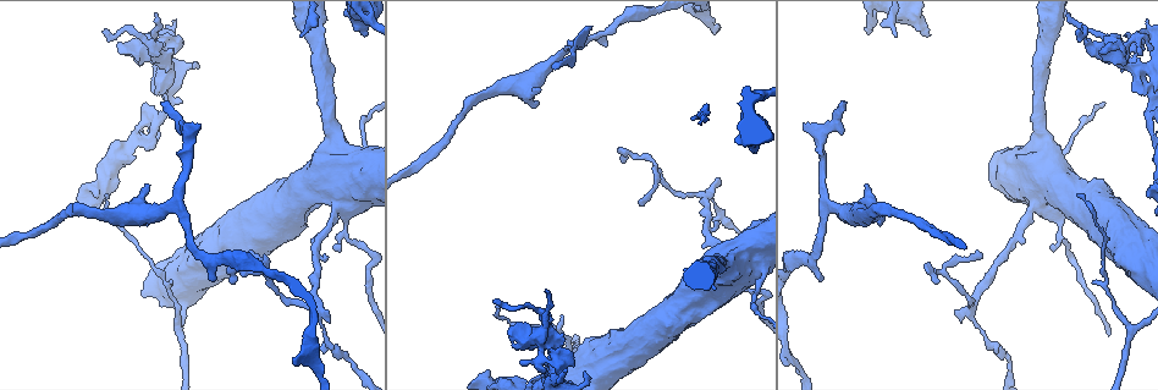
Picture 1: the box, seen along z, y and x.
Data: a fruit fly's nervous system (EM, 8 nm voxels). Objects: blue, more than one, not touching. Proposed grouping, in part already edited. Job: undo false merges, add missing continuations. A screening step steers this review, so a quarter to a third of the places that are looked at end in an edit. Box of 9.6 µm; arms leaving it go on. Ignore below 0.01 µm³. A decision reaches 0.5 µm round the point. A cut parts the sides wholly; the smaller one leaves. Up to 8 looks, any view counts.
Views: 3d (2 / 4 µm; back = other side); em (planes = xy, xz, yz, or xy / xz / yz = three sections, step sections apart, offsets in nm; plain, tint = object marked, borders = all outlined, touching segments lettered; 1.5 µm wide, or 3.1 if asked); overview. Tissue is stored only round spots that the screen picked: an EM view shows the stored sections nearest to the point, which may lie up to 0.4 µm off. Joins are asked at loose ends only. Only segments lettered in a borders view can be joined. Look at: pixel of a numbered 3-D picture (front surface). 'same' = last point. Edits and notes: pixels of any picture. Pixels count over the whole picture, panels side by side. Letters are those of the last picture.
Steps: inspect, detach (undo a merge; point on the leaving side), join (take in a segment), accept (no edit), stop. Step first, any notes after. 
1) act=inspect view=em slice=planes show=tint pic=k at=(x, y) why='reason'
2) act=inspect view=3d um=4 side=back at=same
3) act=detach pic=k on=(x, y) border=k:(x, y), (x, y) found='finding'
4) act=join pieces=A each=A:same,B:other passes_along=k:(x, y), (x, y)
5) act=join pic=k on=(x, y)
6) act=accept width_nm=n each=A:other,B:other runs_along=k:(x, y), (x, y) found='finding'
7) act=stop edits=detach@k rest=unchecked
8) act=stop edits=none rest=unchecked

act=inspect view=em slice=xy step=8 show=tint pic=1 at=(359, 25) why='sudden change in width'

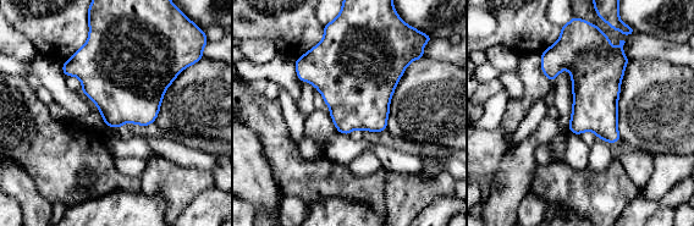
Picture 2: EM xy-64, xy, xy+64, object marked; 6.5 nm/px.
act=inspect view=em slice=xy step=8 show=borders at=same why='what lies round it'

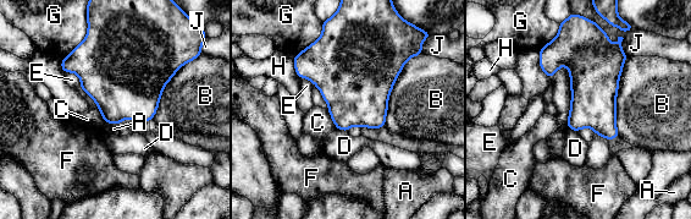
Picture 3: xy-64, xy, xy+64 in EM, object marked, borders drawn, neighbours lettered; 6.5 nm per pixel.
act=accept longest_contact=B:550nm each=A:other,B:other,C:other,D:other,E:other,F:other,G:other,H:other,J:other border=3:(562, 64), (569, 74), (570, 129) found='continuous, no second cell'

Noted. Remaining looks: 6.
act=inspect view=3d um=2 pic=1 at=(1012, 371) why='narrows sharply'

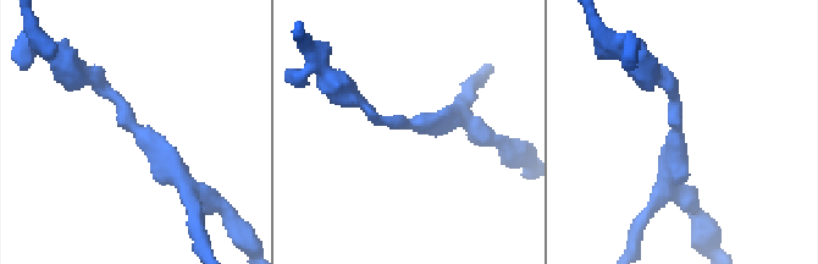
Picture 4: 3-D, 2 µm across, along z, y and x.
act=inspect view=em slice=planes show=tint pic=4 at=(142, 134)

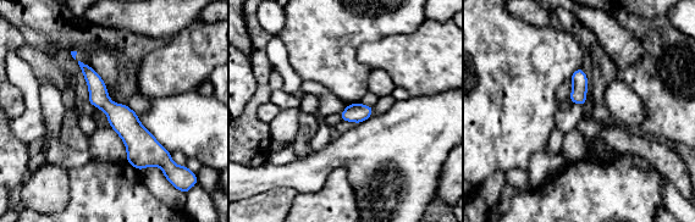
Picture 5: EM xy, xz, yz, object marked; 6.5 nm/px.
act=inspect view=em slice=planes show=borders at=same why='what lies round it'

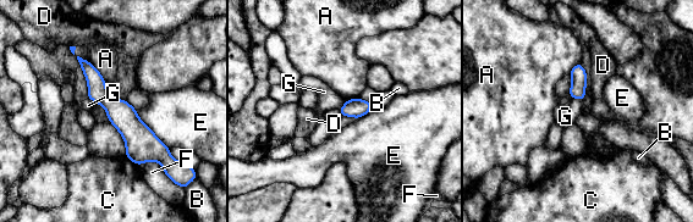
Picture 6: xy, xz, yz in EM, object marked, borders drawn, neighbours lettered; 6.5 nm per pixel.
act=accept each=A:other,B:other,C:other,D:other,E:other,F:other,G:other runs_along=6:(83, 62), (97, 90), (164, 162) found='all the same cell'

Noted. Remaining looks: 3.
act=inspect view=em slice=planes show=borders pic=1 at=(585, 374) why='tapers out'

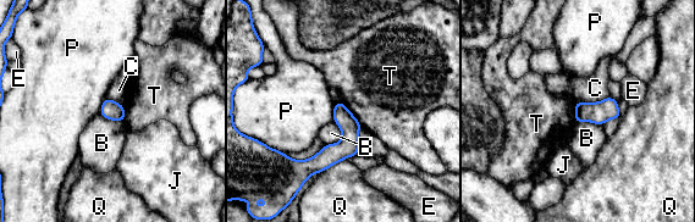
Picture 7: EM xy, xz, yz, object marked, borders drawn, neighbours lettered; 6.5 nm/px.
act=accept each=B:other,C:other,E:other,J:other,P:other,Q:other,T:other runs_along=7:(340, 106), (346, 140), (302, 175) found='none of them fits'

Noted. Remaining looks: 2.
act=stop edits=none rest=unchecked

